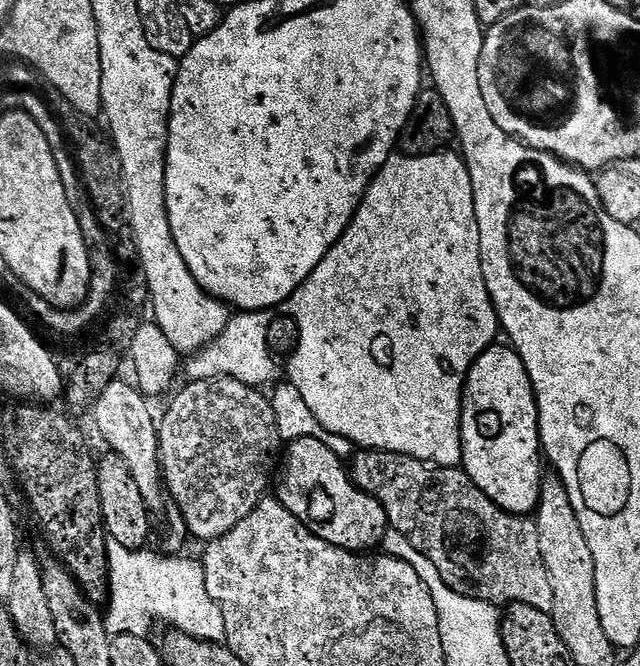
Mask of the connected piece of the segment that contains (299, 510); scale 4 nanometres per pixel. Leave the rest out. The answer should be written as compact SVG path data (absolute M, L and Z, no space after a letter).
M298 438L283 449L278 460L278 471L274 476L274 496L282 506L286 506L286 510L290 510L290 514L294 514L294 518L302 521L318 538L322 538L322 542L344 548L347 552L367 553L375 549L372 547L375 544L377 547L390 531L386 510L382 510L382 506L373 496L366 494L352 481L342 457L318 442L318 438Z

